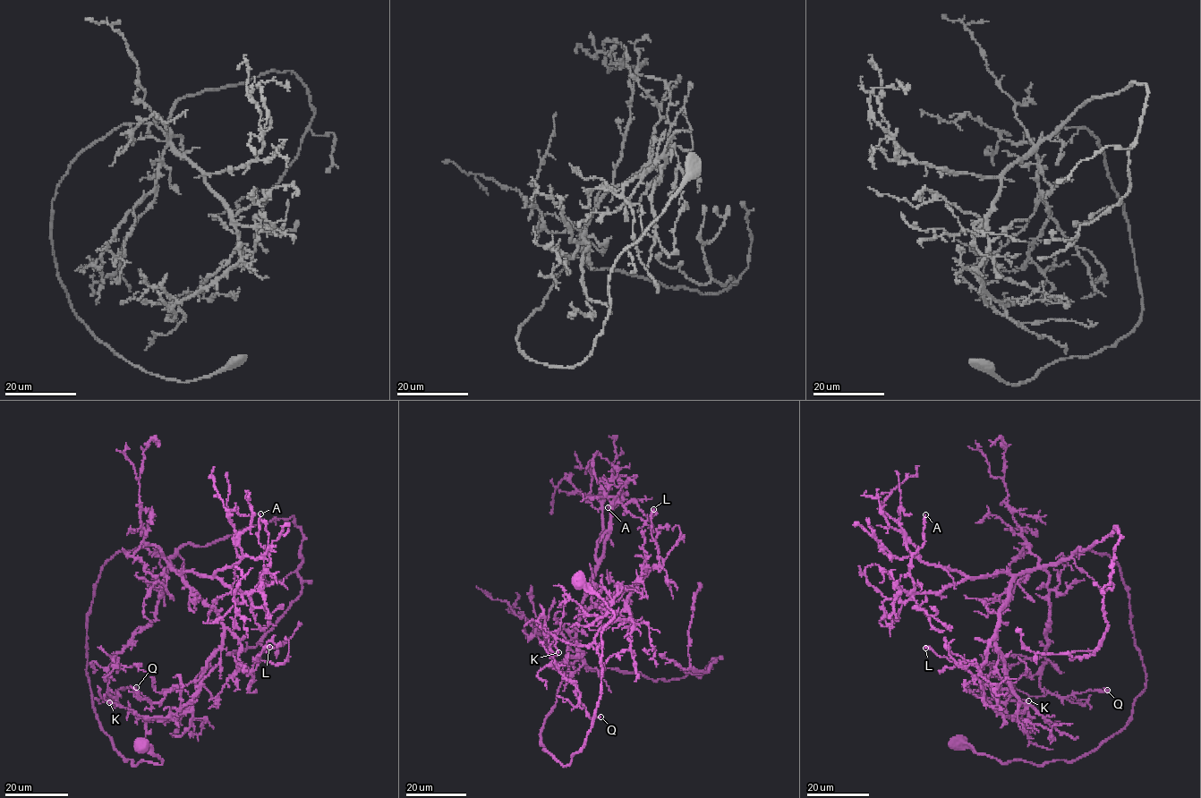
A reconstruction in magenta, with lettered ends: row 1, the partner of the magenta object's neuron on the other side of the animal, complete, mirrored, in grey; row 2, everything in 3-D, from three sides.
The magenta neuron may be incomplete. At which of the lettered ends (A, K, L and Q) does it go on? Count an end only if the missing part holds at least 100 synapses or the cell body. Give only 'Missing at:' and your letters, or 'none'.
Missing at: none

